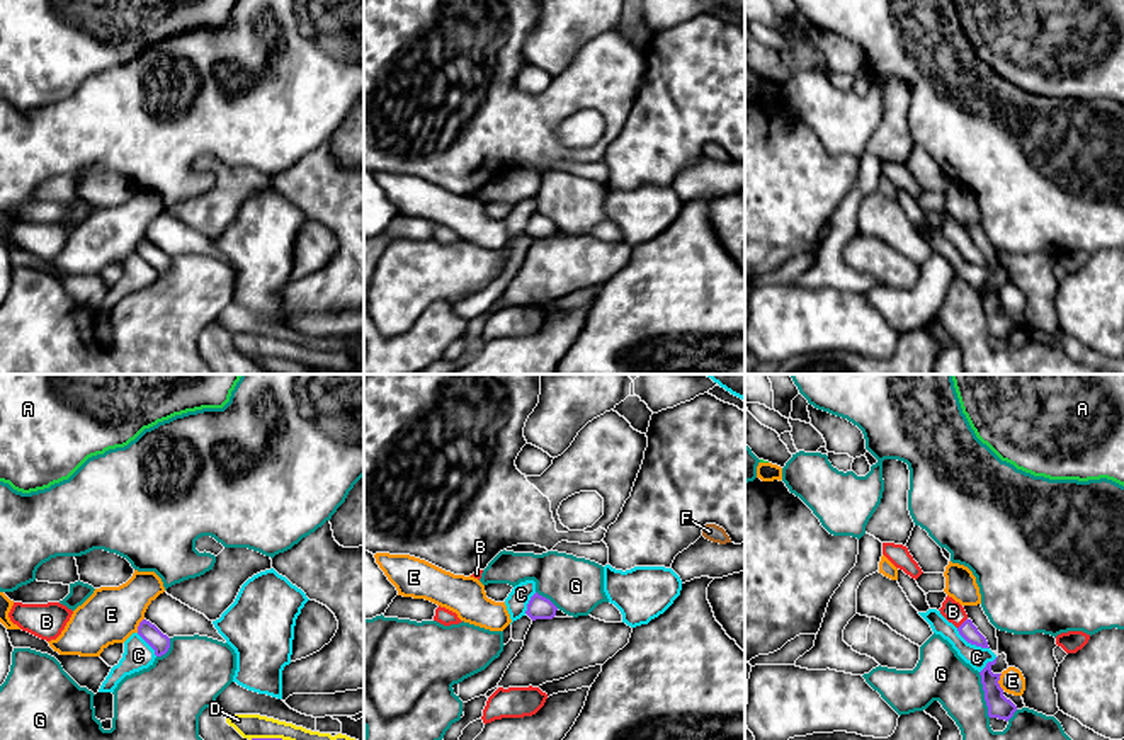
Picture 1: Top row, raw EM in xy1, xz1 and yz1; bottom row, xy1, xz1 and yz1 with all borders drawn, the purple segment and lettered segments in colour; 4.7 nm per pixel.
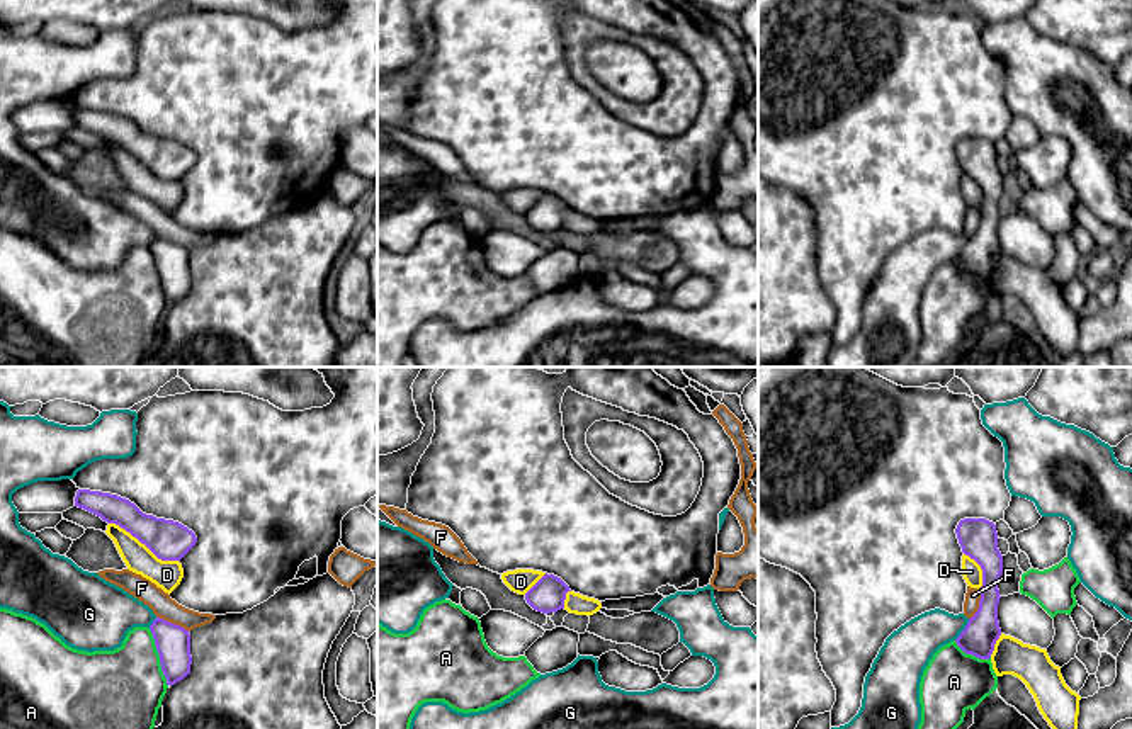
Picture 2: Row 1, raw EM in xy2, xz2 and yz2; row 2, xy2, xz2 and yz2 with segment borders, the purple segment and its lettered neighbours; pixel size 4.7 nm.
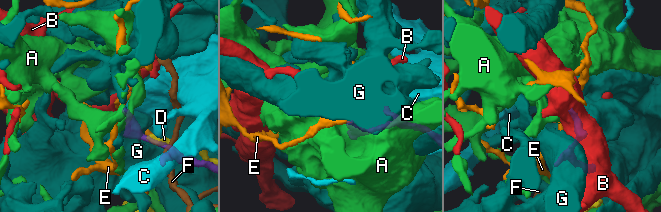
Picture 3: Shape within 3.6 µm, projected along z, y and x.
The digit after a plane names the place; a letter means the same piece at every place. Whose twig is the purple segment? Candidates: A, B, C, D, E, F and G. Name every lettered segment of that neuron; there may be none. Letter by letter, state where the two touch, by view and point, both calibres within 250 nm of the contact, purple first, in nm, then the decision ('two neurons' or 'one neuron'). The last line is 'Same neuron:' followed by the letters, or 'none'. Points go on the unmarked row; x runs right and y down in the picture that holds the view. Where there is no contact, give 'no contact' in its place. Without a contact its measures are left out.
A: meets purple in xy2 at (160, 277); 160 nm thick on the purple side, 400 nm on the other; two neurons
B: meets purple in yz1 at (963, 242); 80 nm thick on the purple side, 100 nm on the other; two neurons
C: meets purple in yz1 at (971, 262); 80 nm thick on the purple side, 100 nm on the other; two neurons
D: meets purple in xy2 at (143, 162); 190 nm thick on the purple side, 140 nm on the other; two neurons
E: meets purple in yz1 at (997, 301); 110 nm thick on the purple side, 120 nm on the other; two neurons
F: meets purple in xy2 at (174, 243); 160 nm thick on the purple side, 110 nm on the other; two neurons
G: meets purple in yz1 at (985, 313); 110 nm thick on the purple side, 240 nm on the other; two neurons
Same neuron: none

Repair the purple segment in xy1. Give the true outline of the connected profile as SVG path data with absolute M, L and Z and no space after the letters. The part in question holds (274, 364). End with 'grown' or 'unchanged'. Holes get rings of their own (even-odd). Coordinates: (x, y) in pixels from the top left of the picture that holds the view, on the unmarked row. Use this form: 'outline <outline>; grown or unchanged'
outline M252 357L272 374L315 374L309 367L282 357Z; unchanged

